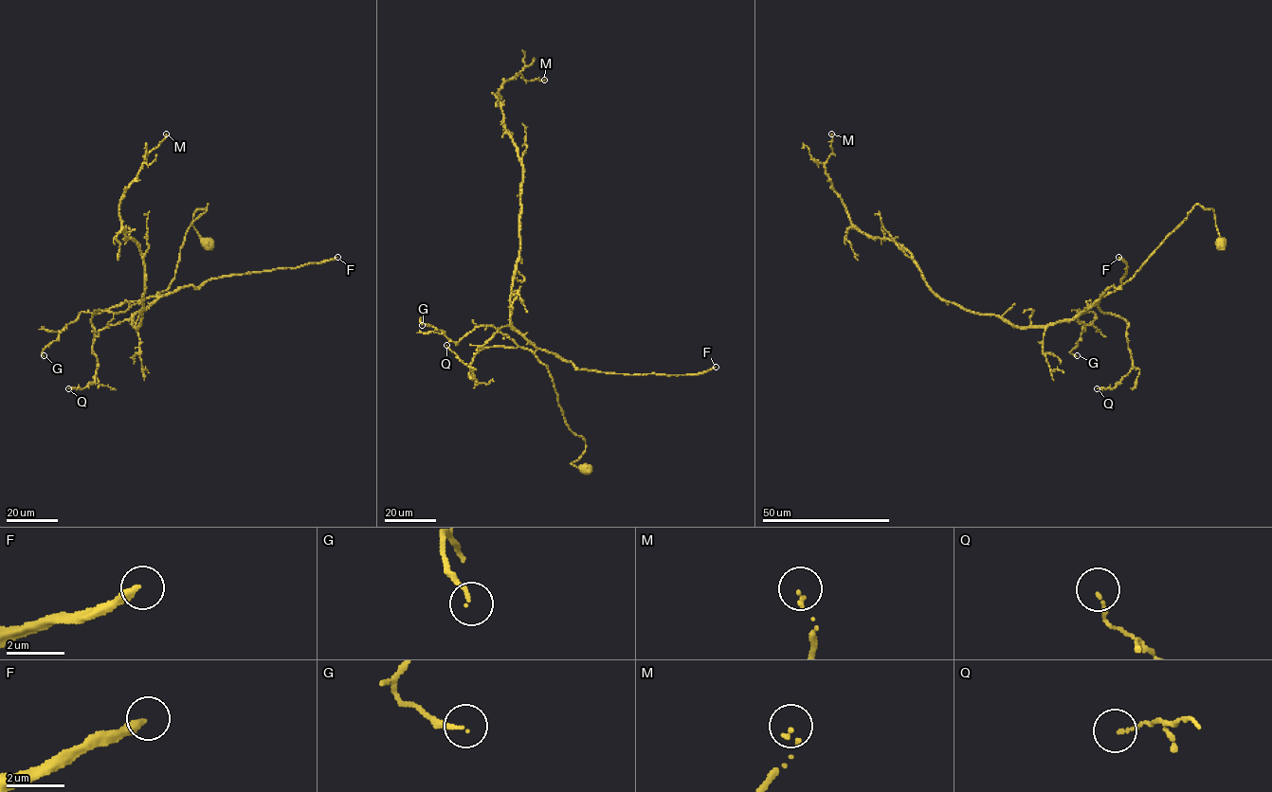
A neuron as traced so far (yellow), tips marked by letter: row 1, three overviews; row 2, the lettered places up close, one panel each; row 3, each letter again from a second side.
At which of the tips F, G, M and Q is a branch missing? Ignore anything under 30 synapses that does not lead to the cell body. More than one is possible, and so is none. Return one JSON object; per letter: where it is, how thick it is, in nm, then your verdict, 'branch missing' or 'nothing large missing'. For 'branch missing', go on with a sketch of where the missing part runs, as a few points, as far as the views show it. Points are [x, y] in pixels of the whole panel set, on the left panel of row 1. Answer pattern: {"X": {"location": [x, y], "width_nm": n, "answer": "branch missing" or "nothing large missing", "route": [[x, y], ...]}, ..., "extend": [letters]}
{"F": {"location": [337, 257], "width_nm": 280, "answer": "branch missing"}, "G": {"location": [44, 355], "width_nm": 140, "answer": "nothing large missing"}, "M": {"location": [166, 134], "width_nm": 90, "answer": "nothing large missing"}, "Q": {"location": [68, 388], "width_nm": 100, "answer": "nothing large missing"}, "extend": ["F"]}

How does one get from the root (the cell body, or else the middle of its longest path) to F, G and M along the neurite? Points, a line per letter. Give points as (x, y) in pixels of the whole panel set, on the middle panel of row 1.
F: (586, 468), (571, 463), (586, 440), (566, 423), (536, 350), (580, 369), (612, 374), (690, 375), (716, 367)
G: (586, 468), (571, 463), (586, 440), (569, 428), (548, 368), (533, 352), (491, 326), (455, 343), (422, 325)
M: (586, 468), (571, 463), (586, 440), (548, 368), (511, 324), (522, 167), (497, 95), (519, 73), (544, 80)

